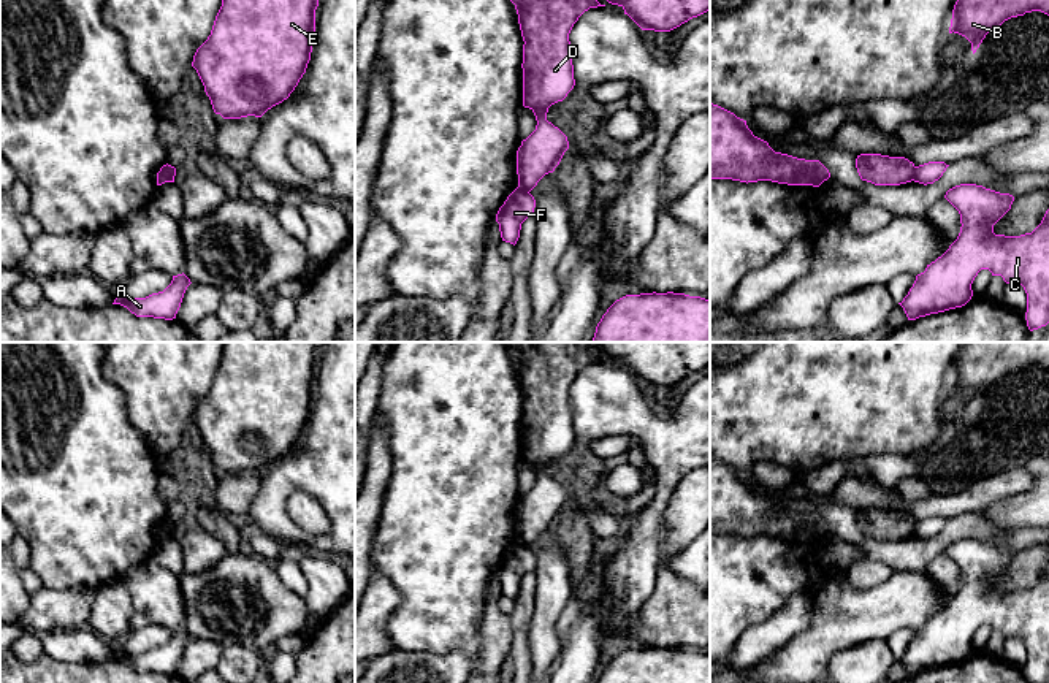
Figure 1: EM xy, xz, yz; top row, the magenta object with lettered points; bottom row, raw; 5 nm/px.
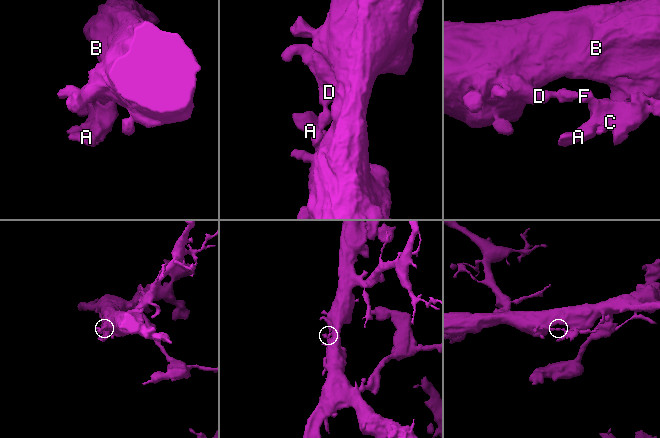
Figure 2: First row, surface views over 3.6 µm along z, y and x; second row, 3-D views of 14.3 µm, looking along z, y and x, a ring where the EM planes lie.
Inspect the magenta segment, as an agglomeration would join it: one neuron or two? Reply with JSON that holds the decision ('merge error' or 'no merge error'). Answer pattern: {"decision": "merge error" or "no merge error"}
{"decision": "merge error"}

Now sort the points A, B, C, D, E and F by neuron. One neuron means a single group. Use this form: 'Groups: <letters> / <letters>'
Groups: A C F / B D E

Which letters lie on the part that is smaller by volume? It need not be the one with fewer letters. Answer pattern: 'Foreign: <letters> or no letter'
Foreign: A, C, F

